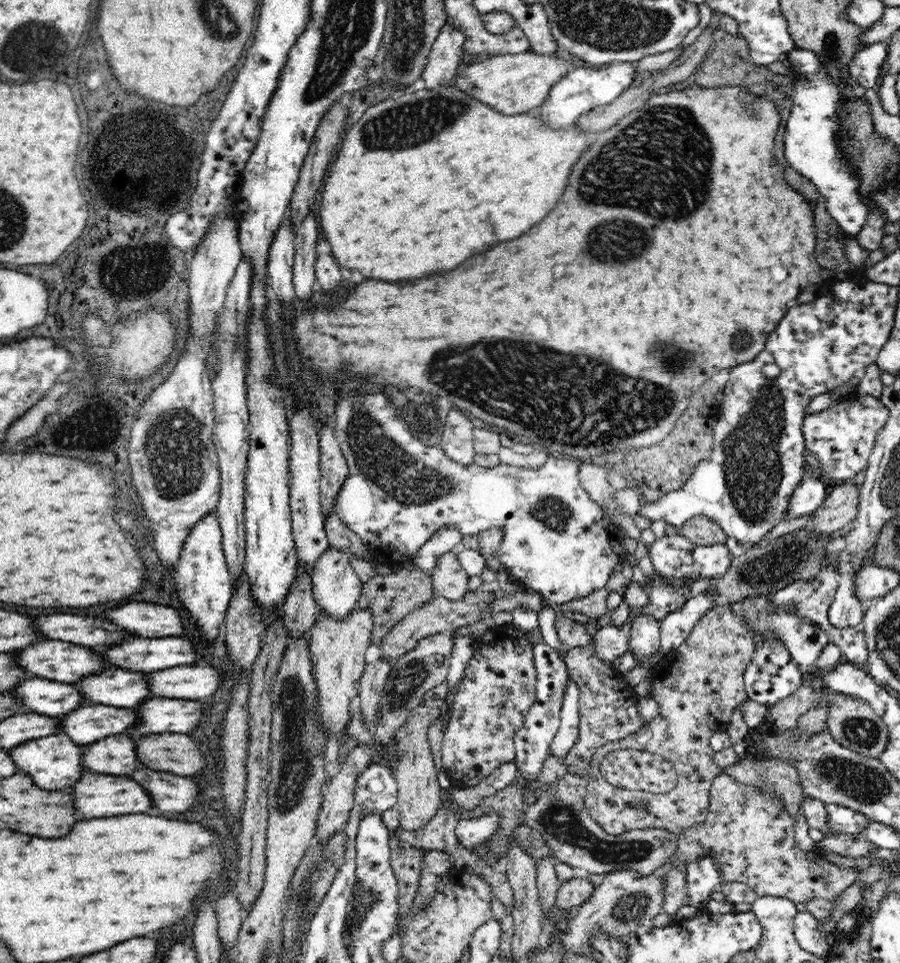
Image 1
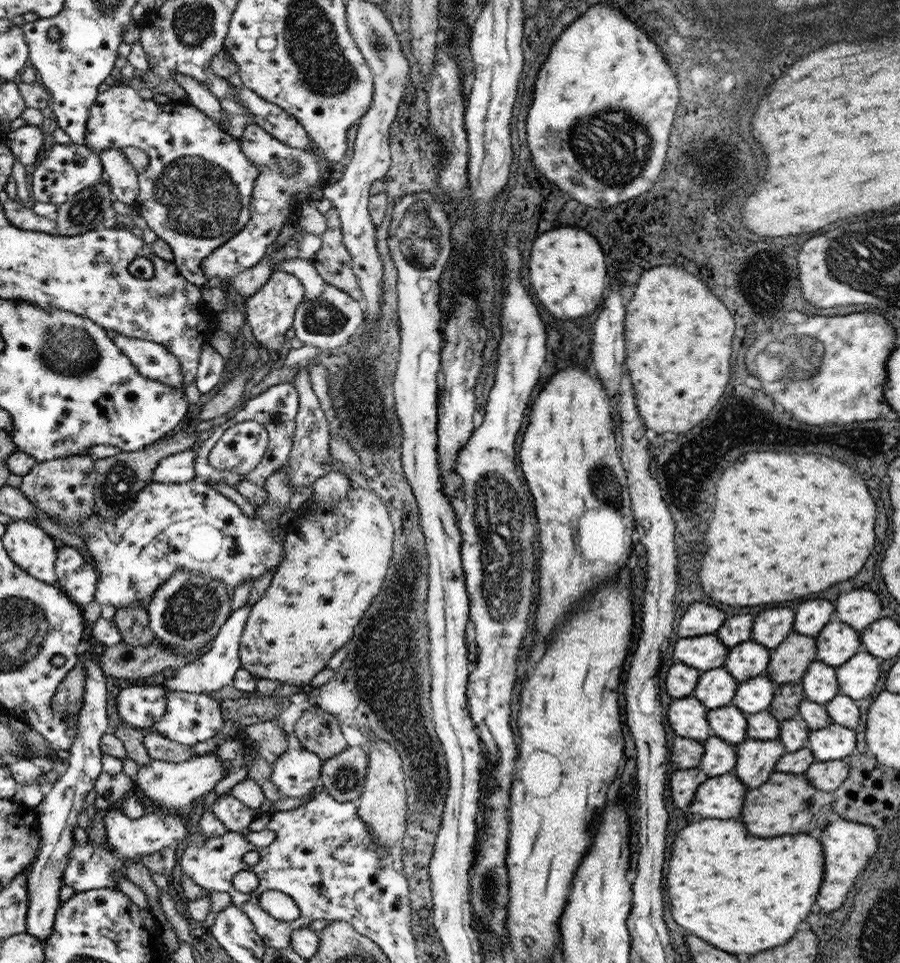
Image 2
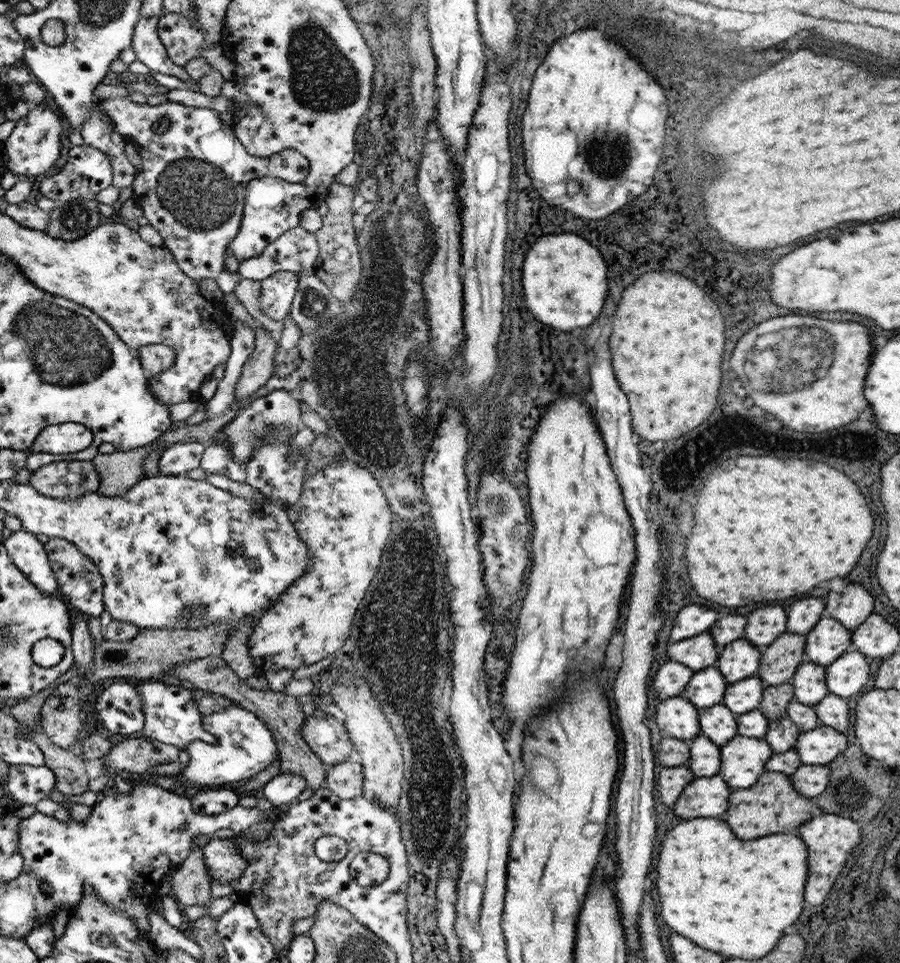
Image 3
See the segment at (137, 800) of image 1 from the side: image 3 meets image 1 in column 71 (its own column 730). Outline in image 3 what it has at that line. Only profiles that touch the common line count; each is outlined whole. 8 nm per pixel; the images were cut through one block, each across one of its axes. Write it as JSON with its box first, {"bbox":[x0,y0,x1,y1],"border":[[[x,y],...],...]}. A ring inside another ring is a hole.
{"bbox":[673,774,731,820],"border":[[[719,774],[696,777],[684,786],[684,791],[673,806],[674,812],[684,820],[722,816],[726,812],[731,791]]]}

